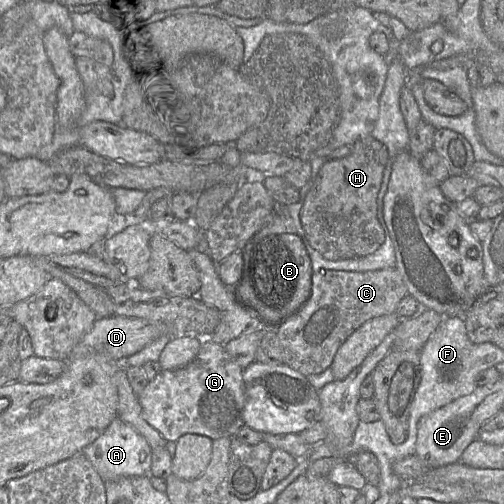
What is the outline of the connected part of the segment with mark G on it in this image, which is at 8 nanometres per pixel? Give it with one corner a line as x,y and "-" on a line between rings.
203,339
196,357
176,370
161,370
137,396
145,421
167,441
177,441
185,434
199,434
211,440
233,437
244,426
245,385
240,367
225,351
224,345

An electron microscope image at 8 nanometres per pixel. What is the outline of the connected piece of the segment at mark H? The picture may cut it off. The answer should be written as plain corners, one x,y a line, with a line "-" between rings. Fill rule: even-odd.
369,135
354,143
348,156
330,160
322,166
314,186
307,194
301,220
311,246
325,259
336,261
366,257
376,252
384,243
384,229
377,217
377,196
388,161
386,146

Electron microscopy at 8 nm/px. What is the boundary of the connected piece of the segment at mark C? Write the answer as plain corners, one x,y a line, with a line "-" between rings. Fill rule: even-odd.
396,267
369,272
313,272
308,300
276,327
284,364
306,377
323,372
354,331
374,317
394,313
406,295
407,287

